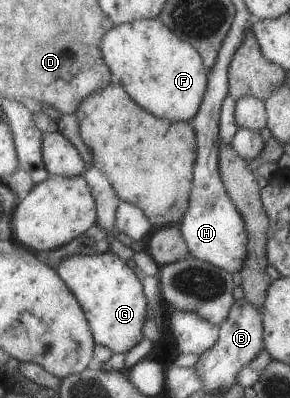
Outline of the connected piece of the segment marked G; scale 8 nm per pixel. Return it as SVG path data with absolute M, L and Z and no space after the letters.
M112 252L98 253L89 256L70 255L60 260L56 267L58 276L76 297L93 334L95 344L105 346L114 354L129 352L143 339L143 328L146 323L147 300L140 279L130 269L127 261L120 259Z

